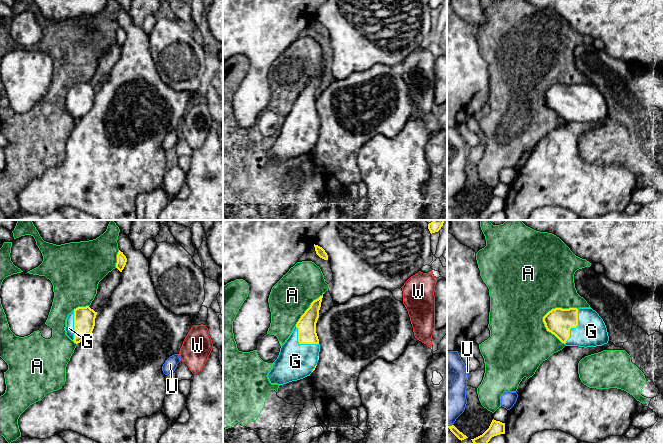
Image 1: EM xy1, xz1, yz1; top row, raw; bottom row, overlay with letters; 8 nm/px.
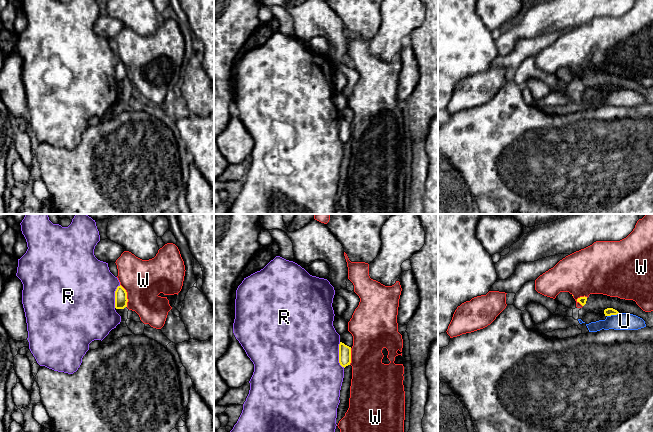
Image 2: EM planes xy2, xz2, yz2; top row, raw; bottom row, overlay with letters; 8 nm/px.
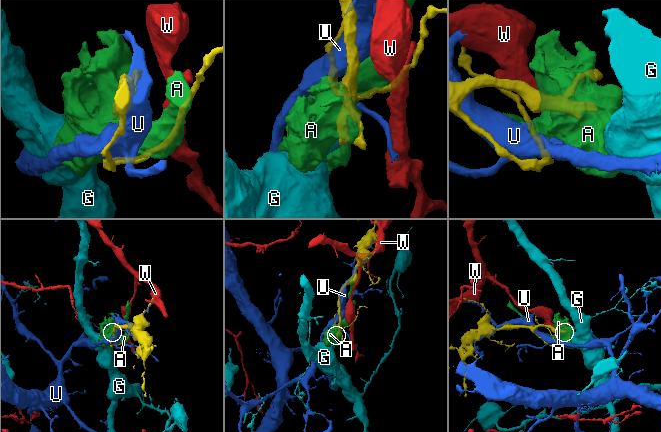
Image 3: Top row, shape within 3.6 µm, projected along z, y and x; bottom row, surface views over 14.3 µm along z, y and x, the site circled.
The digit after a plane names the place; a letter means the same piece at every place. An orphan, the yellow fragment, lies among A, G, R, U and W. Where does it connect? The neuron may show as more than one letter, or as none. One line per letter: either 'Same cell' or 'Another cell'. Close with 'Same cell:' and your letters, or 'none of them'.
A: Another cell
G: Same cell
R: Another cell
U: Another cell
W: Another cell
Same cell: G

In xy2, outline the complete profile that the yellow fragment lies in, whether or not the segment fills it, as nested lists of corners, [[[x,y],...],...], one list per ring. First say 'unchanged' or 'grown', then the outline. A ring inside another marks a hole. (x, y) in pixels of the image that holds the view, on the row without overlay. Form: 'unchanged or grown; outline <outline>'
unchanged; outline [[[120,61],[117,63],[115,67],[115,84],[116,85],[124,85],[127,83],[127,68],[126,66]]]

